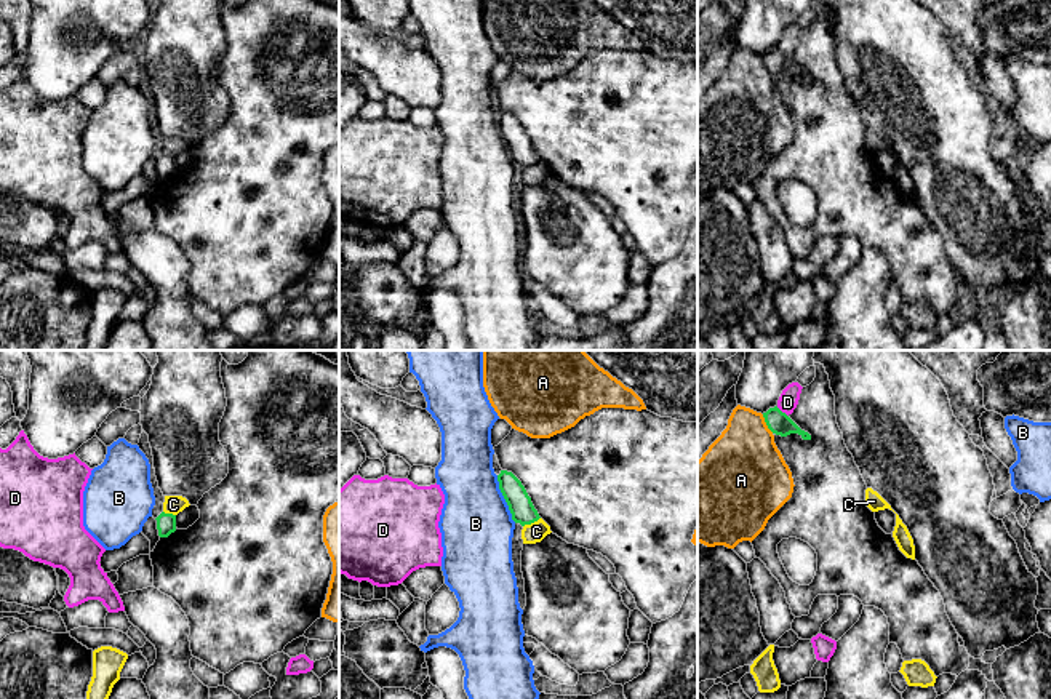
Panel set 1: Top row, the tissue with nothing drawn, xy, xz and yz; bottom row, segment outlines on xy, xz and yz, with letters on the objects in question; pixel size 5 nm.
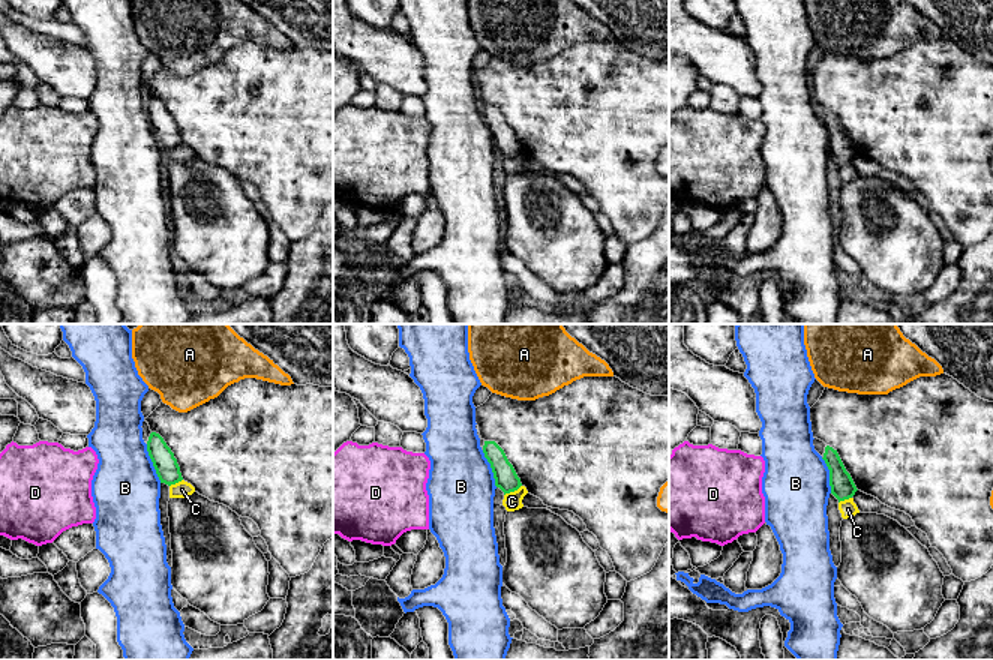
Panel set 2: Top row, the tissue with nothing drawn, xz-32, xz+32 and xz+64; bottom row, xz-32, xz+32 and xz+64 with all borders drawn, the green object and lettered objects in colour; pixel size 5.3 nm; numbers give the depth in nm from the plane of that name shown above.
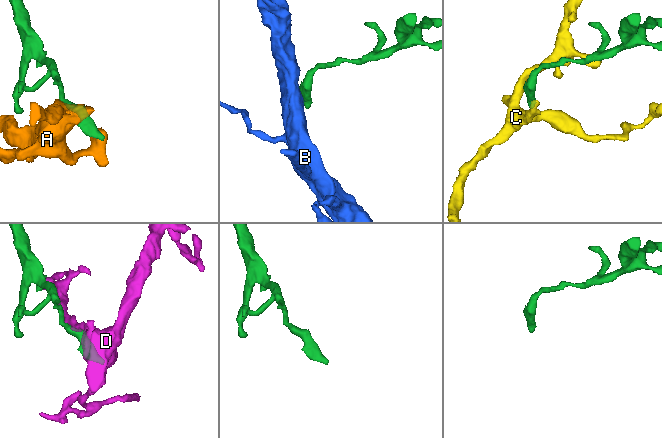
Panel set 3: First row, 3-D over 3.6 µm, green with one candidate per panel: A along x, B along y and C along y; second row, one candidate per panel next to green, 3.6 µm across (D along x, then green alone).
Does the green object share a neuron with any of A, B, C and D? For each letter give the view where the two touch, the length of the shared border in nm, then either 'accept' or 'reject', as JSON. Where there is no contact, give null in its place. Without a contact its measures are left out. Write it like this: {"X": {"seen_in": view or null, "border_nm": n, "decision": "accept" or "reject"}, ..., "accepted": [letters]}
{"A": {"seen_in": "yz", "border_nm": 110, "decision": "reject"}, "B": {"seen_in": "xz", "border_nm": 260, "decision": "reject"}, "C": {"seen_in": "xz", "border_nm": 100, "decision": "reject"}, "D": {"seen_in": "yz", "border_nm": 80, "decision": "reject"}, "accepted": []}

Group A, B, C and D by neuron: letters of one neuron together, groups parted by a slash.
A / B / C / D

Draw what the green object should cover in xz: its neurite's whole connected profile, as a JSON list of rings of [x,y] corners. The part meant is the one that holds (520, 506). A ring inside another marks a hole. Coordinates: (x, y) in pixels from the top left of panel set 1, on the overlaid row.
[[[501,470],[498,481],[515,523],[525,526],[541,518],[525,486],[512,472]]]

